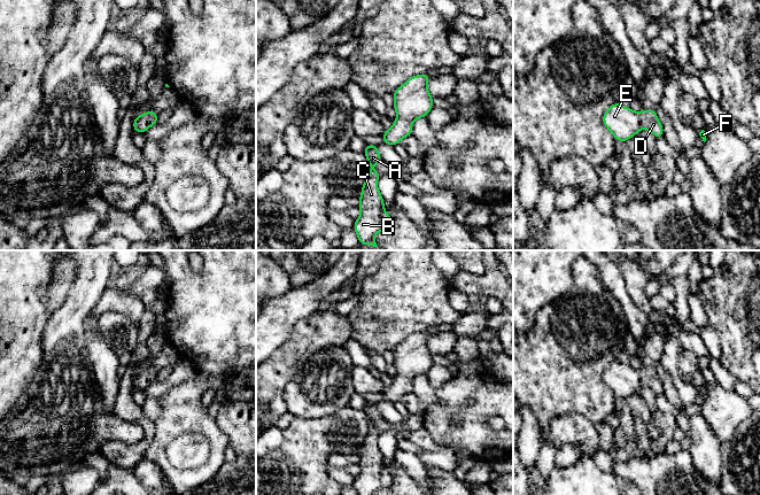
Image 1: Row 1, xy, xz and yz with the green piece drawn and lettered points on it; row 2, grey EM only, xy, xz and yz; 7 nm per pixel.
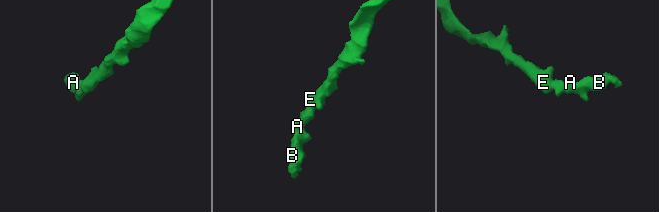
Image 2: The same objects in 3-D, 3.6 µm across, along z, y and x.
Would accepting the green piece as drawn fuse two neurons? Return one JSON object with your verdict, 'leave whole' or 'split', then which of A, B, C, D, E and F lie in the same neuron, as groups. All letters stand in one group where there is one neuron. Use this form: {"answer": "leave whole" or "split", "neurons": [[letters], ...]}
{"answer": "leave whole", "neurons": [["A", "B", "C", "D", "E", "F"]]}

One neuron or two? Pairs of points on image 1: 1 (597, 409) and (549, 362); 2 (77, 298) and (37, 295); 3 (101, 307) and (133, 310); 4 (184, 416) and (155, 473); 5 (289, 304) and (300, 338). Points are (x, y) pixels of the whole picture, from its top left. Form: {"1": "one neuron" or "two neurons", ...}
{"1": "one neuron", "2": "two neurons", "3": "one neuron", "4": "two neurons", "5": "two neurons"}

